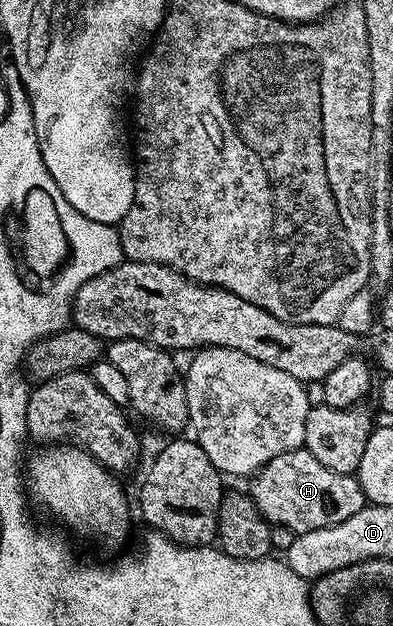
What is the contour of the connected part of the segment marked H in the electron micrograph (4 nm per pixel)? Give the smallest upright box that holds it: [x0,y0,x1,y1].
[250,447,366,533]

